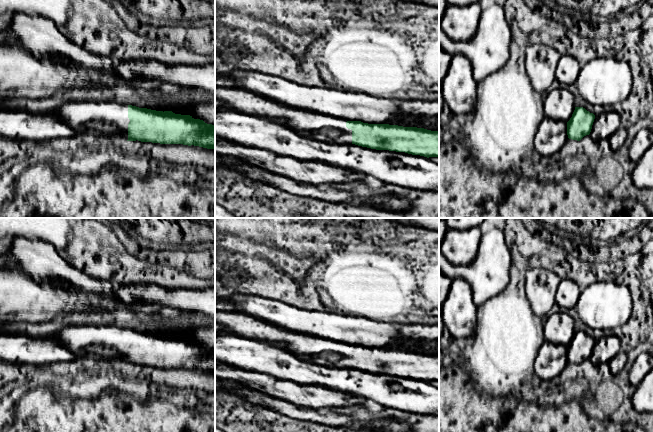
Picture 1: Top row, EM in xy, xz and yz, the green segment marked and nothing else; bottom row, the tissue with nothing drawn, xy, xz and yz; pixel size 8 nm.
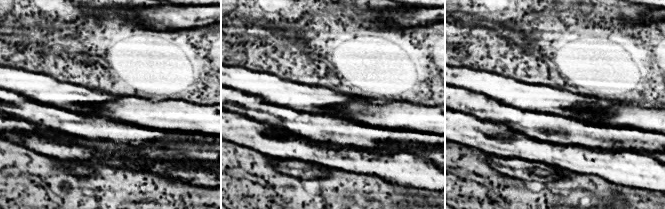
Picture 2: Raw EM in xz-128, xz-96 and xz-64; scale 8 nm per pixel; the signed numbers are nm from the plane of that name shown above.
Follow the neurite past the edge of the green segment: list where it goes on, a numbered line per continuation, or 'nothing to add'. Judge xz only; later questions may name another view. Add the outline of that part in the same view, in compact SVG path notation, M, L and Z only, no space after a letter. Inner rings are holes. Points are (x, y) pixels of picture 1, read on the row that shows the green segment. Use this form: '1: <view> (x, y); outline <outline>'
1: xz (317, 126); outline M215 86L215 99L224 102L233 111L243 112L248 115L265 119L283 119L286 122L285 126L292 128L298 134L307 138L328 143L352 143L352 130L346 127L346 119L284 106L240 88Z

